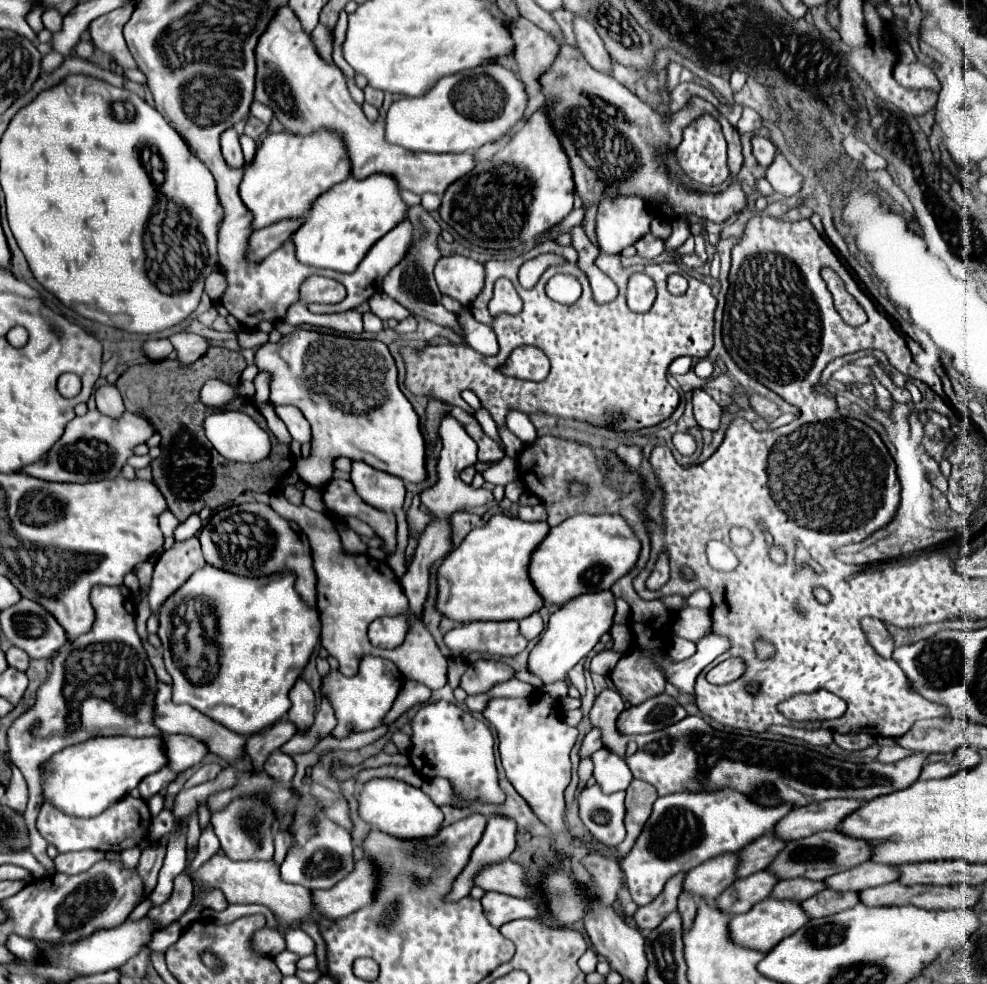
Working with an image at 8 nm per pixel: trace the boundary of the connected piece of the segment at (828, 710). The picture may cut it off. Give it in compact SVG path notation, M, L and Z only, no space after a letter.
M816 690L812 694L796 694L780 702L780 712L788 720L798 720L798 722L834 720L840 718L844 710L846 710L846 702L826 690Z

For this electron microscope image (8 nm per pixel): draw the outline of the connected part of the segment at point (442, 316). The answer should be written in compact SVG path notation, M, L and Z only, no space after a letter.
M412 206L408 208L408 220L412 222L414 226L414 232L416 234L416 242L412 242L412 246L408 248L404 260L400 260L400 264L396 264L396 268L392 268L392 272L388 272L388 276L382 280L382 290L394 298L396 302L400 302L402 306L406 306L412 314L416 316L424 316L426 320L438 324L438 326L444 326L444 328L450 328L454 334L458 336L464 336L460 324L458 324L458 318L456 314L444 310L444 306L440 304L440 290L438 290L438 284L434 280L434 266L436 262L442 258L440 254L440 248L438 248L438 236L442 232L440 224L430 216L430 212L426 212L424 208L418 208L418 206Z

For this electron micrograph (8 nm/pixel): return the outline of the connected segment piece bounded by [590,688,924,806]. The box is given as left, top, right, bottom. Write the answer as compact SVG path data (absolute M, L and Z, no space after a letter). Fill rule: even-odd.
M614 688L602 690L596 698L590 720L592 726L602 728L602 742L608 750L622 756L632 770L634 778L646 780L656 786L658 796L682 792L682 790L718 790L718 788L734 788L748 798L756 800L764 806L780 804L780 782L788 788L798 790L806 796L808 802L820 802L828 798L864 798L872 800L896 790L904 790L914 784L920 776L924 756L912 754L896 764L852 764L844 760L826 758L814 750L802 746L788 746L786 742L762 740L756 736L738 736L714 730L700 716L686 716L684 720L650 734L624 736L616 730L614 714L624 710L622 696ZM630 742L636 742L638 750L634 754L626 754Z

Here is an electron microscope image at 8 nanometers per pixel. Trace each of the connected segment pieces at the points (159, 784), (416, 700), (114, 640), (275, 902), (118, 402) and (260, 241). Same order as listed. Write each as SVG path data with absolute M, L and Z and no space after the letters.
M164 768L164 770L156 772L156 774L146 776L146 778L140 782L140 786L138 786L142 800L148 802L148 800L150 800L154 794L158 794L162 788L166 788L168 784L172 784L174 780L178 780L178 776L180 776L180 774L176 774L176 772L168 772L168 768Z
M404 682L396 702L392 704L392 710L382 720L382 724L394 722L400 714L404 714L408 708L412 708L416 704L424 704L430 698L430 694L432 694L432 690L428 686L422 686L422 684L416 684L416 682Z
M96 586L90 592L92 608L96 612L94 626L88 634L82 634L74 644L64 646L58 656L52 660L50 672L46 682L38 688L38 700L34 708L30 708L26 714L22 714L8 730L8 746L10 746L10 758L24 774L24 780L28 784L28 808L24 812L24 818L28 820L28 838L30 838L30 852L46 866L48 874L56 874L54 862L46 854L46 842L36 830L36 816L44 802L42 794L42 778L40 778L40 766L50 760L56 752L86 742L96 736L160 736L160 730L154 726L154 694L158 678L154 674L152 664L148 662L148 656L144 652L144 646L136 634L136 606L132 602L132 592L122 586Z
M216 854L206 864L202 864L196 872L190 874L194 882L198 882L200 890L220 890L230 904L264 904L270 908L270 912L280 920L278 930L286 932L290 924L304 922L314 916L312 896L310 890L300 884L286 884L280 880L280 866L270 862L234 862L228 860L228 856Z
M104 384L96 390L96 406L104 416L112 416L112 418L120 418L122 412L126 410L118 388L110 384Z
M304 218L300 220L280 220L280 224L270 224L268 228L260 228L250 236L250 246L248 246L248 256L252 260L262 260L270 252L278 250L286 240L290 240L292 232L304 224Z

